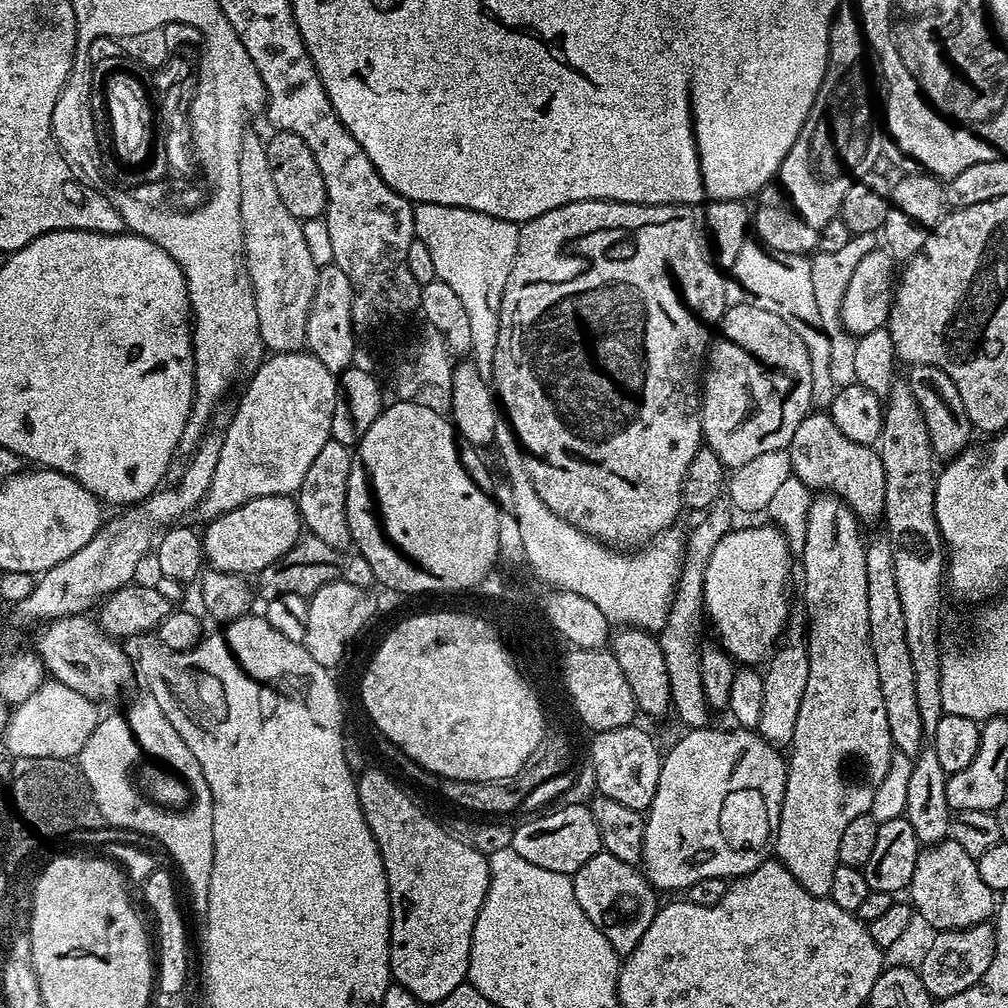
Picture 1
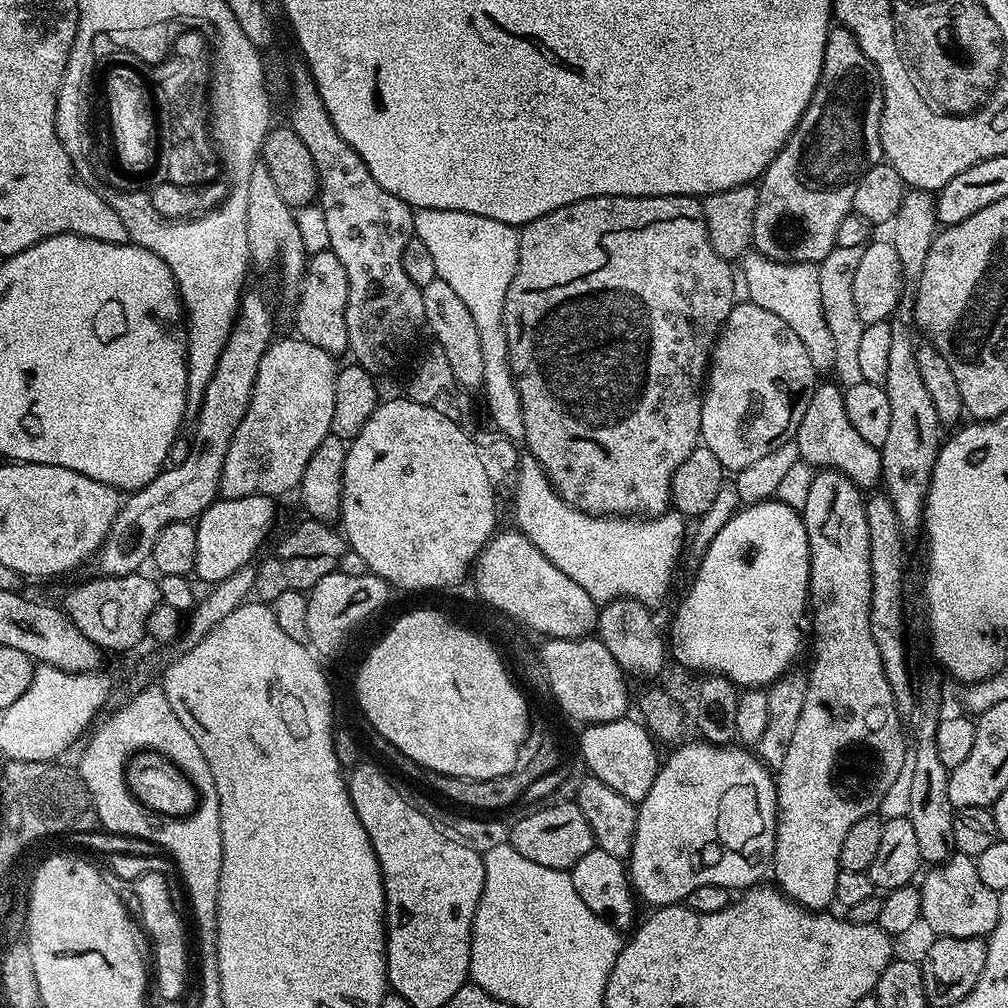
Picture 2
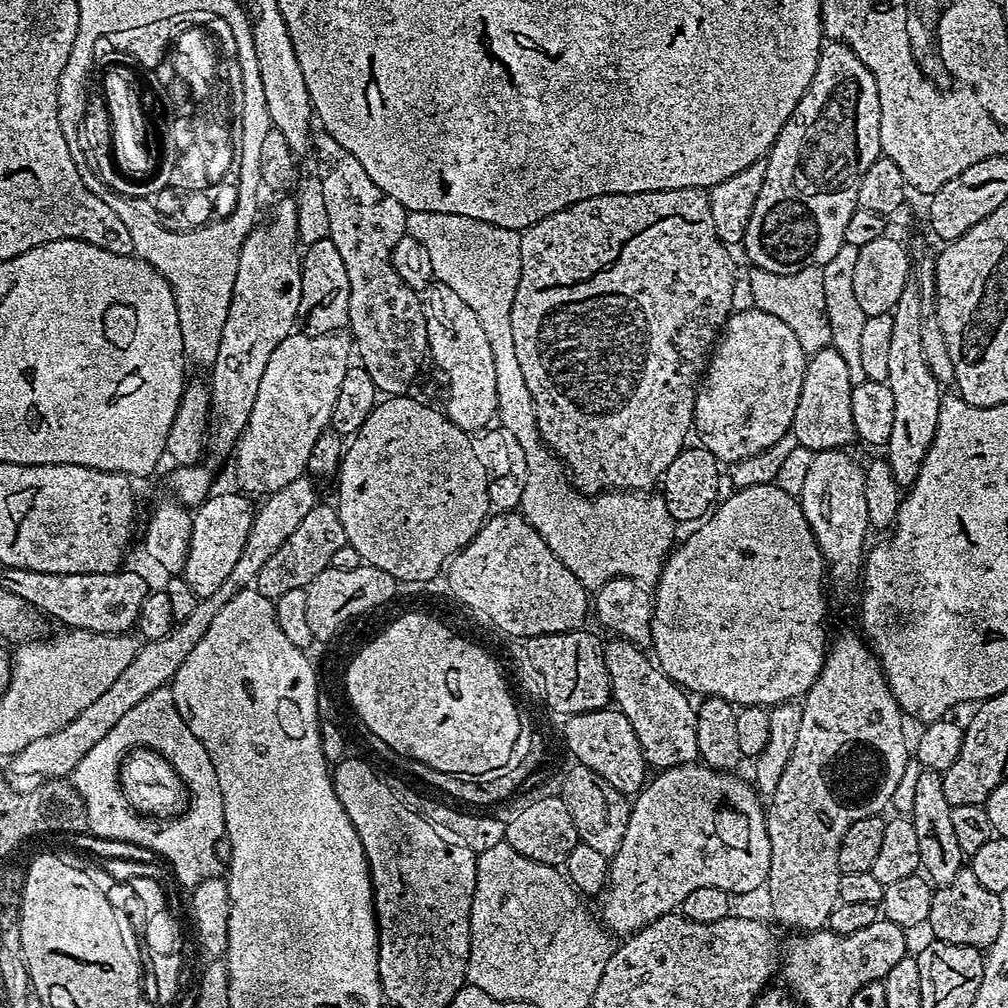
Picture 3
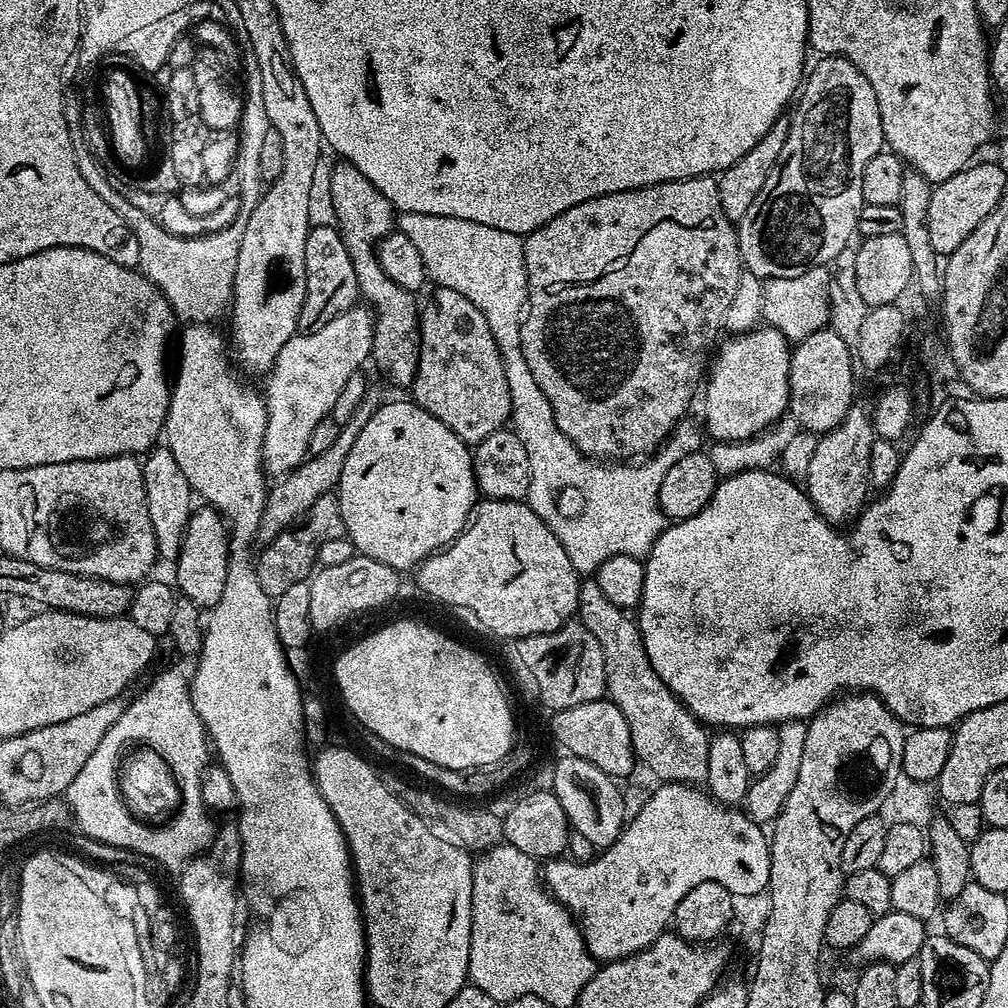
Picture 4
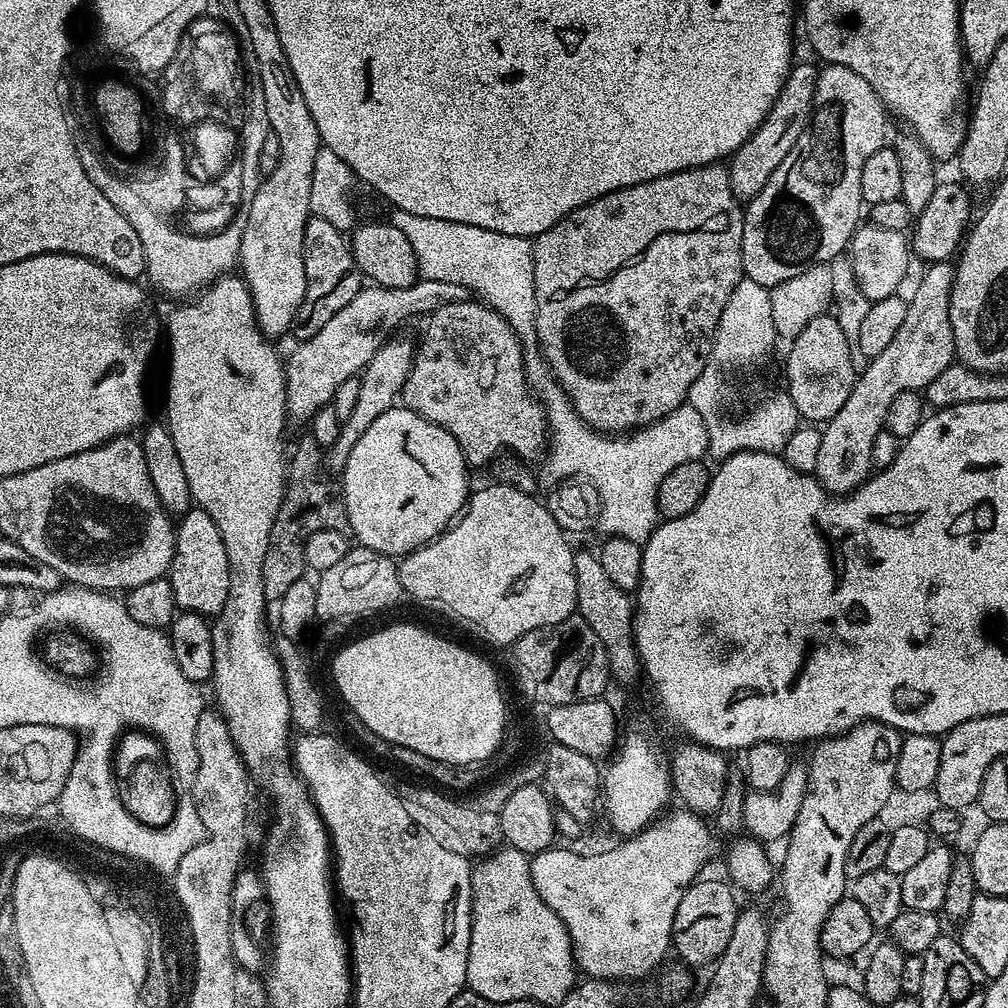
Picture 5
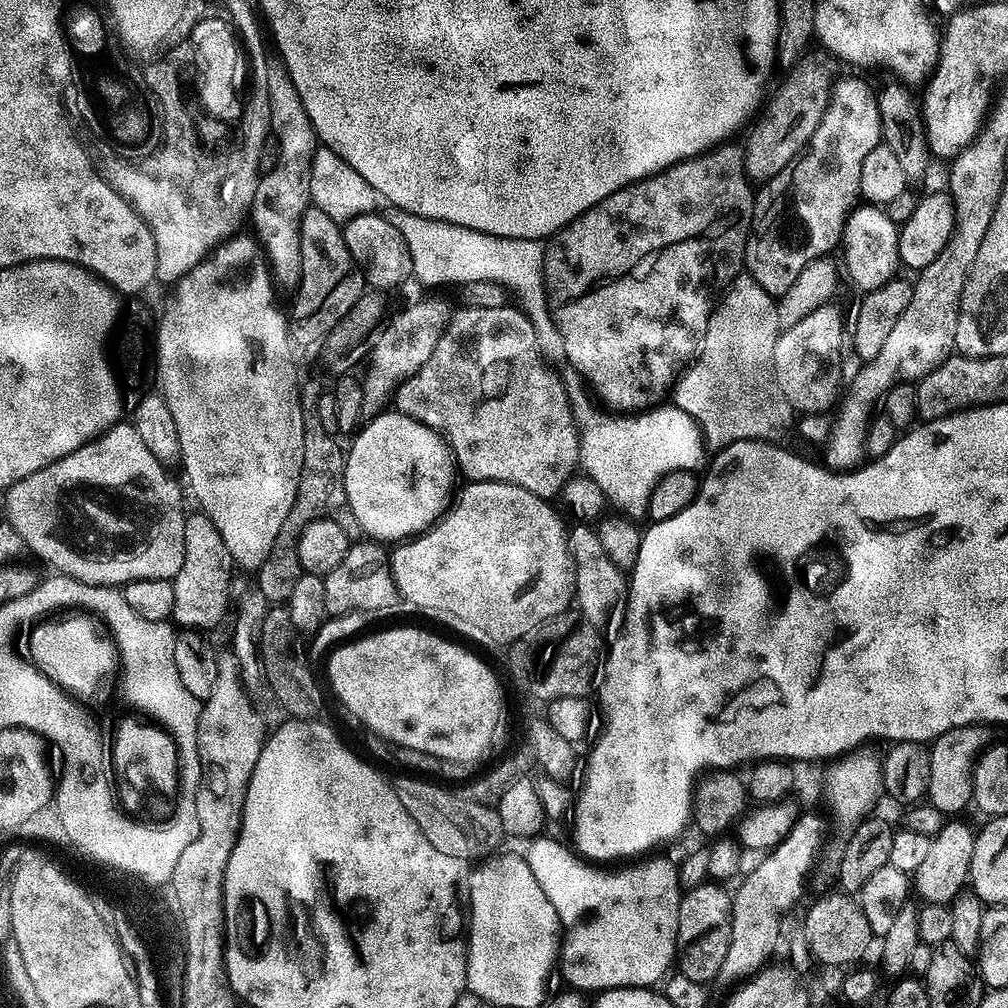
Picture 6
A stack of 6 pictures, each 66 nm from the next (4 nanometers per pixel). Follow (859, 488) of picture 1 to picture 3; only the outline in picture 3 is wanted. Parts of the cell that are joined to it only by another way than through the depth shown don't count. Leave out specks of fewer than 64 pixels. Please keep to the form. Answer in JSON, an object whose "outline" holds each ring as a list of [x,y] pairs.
{"outline":[[[831,346],[811,353],[807,357],[805,377],[802,378],[801,397],[798,398],[797,412],[794,414],[790,431],[791,439],[801,448],[808,448],[813,454],[822,451],[847,449],[852,443],[857,443],[858,437],[854,430],[854,414],[850,414],[850,398],[853,385],[850,382],[850,370],[842,359],[842,354]]]}

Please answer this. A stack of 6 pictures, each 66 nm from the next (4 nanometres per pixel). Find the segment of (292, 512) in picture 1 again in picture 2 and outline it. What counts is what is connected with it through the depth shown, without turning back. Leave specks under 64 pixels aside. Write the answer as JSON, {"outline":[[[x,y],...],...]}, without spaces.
{"outline":[[[247,496],[237,500],[217,498],[194,524],[195,579],[205,580],[205,585],[211,586],[219,580],[230,578],[230,574],[234,574],[234,570],[238,570],[242,565],[253,563],[252,555],[261,546],[276,518],[276,508],[272,504],[275,503],[271,496]]]}

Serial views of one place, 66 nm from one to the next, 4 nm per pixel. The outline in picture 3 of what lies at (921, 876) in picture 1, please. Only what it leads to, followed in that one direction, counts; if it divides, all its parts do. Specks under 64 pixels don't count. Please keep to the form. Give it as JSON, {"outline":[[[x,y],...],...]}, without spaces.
{"outline":[[[965,870],[959,872],[954,882],[941,884],[933,891],[927,927],[932,928],[931,935],[942,942],[984,950],[998,938],[1003,918],[1000,893],[986,890],[971,870]]]}

